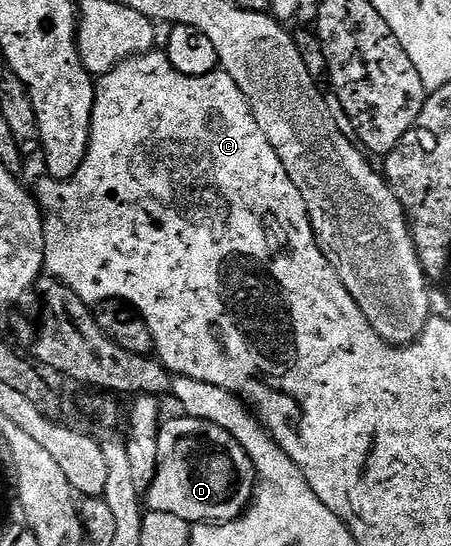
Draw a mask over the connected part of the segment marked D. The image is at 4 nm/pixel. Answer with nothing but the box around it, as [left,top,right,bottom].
[145,416,257,524]

